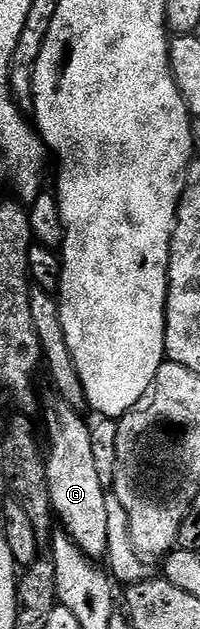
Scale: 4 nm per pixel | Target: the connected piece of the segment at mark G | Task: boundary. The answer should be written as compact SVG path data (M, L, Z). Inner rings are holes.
M52 398L43 408L43 420L47 423L45 436L45 463L51 511L61 523L62 531L77 542L77 546L88 557L102 559L108 547L108 513L105 500L109 495L105 487L105 476L99 473L95 461L95 440L82 420L80 413L60 398Z

